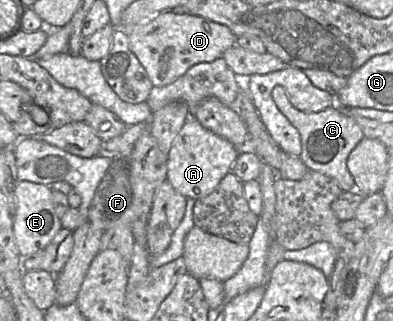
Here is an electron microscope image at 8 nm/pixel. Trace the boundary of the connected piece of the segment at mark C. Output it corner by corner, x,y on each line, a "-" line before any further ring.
279,85
273,88
272,98
278,109
299,131
302,144
300,158
308,170
318,171
333,178
342,191
356,190
354,179
348,170
347,159
365,136
355,119
337,104
320,112
302,112
290,103
285,89

